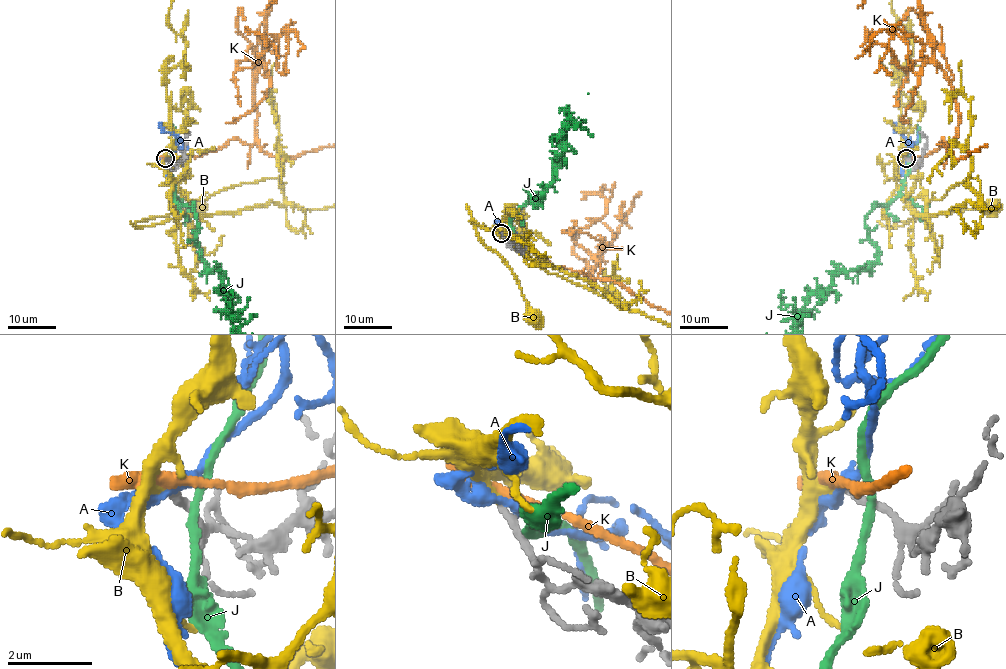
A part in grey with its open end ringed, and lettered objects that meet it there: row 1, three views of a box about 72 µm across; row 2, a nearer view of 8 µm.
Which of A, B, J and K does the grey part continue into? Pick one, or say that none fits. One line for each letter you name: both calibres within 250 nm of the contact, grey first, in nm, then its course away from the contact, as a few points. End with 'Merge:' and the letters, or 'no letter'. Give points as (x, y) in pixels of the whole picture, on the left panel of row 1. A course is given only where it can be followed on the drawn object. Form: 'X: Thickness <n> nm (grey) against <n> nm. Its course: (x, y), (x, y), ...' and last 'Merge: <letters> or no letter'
B: Thickness 170 nm (grey) against 180 nm. Its course: (165, 158), (163, 169), (170, 182), (170, 207), (175, 214), (157, 224), (136, 226), (140, 220), (198, 208)
Merge: B

